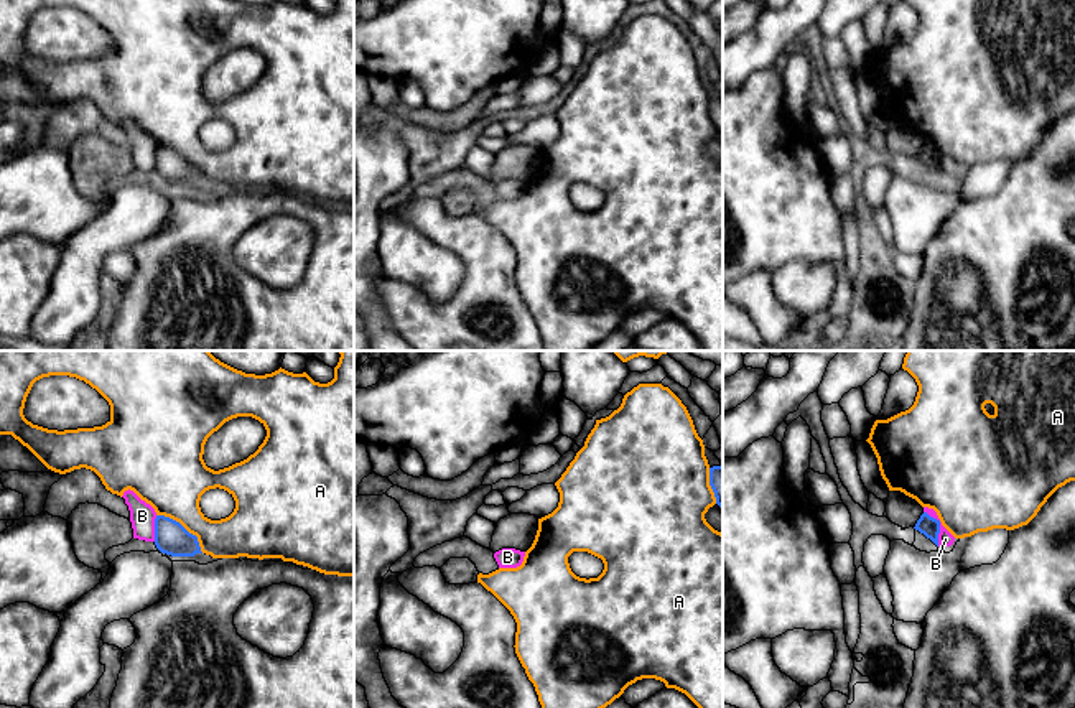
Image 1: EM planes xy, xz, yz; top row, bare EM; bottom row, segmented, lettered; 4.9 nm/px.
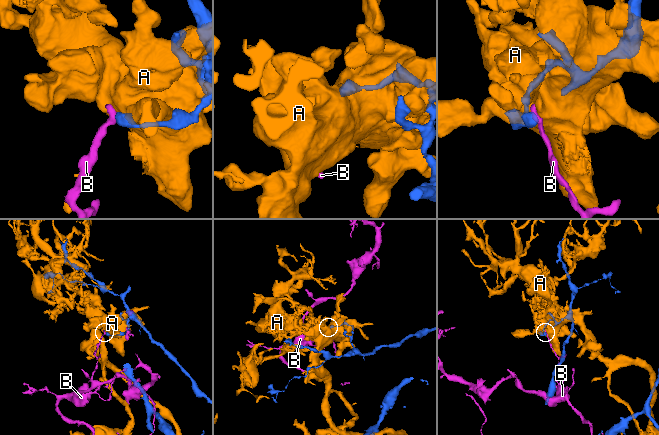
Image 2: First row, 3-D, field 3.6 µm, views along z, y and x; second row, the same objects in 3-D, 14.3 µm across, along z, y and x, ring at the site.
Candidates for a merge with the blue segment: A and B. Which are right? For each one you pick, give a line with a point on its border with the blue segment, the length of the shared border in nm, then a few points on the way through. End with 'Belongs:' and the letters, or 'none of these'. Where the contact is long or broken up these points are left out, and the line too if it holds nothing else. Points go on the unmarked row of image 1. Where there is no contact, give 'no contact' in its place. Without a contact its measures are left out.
Belongs: none of these

